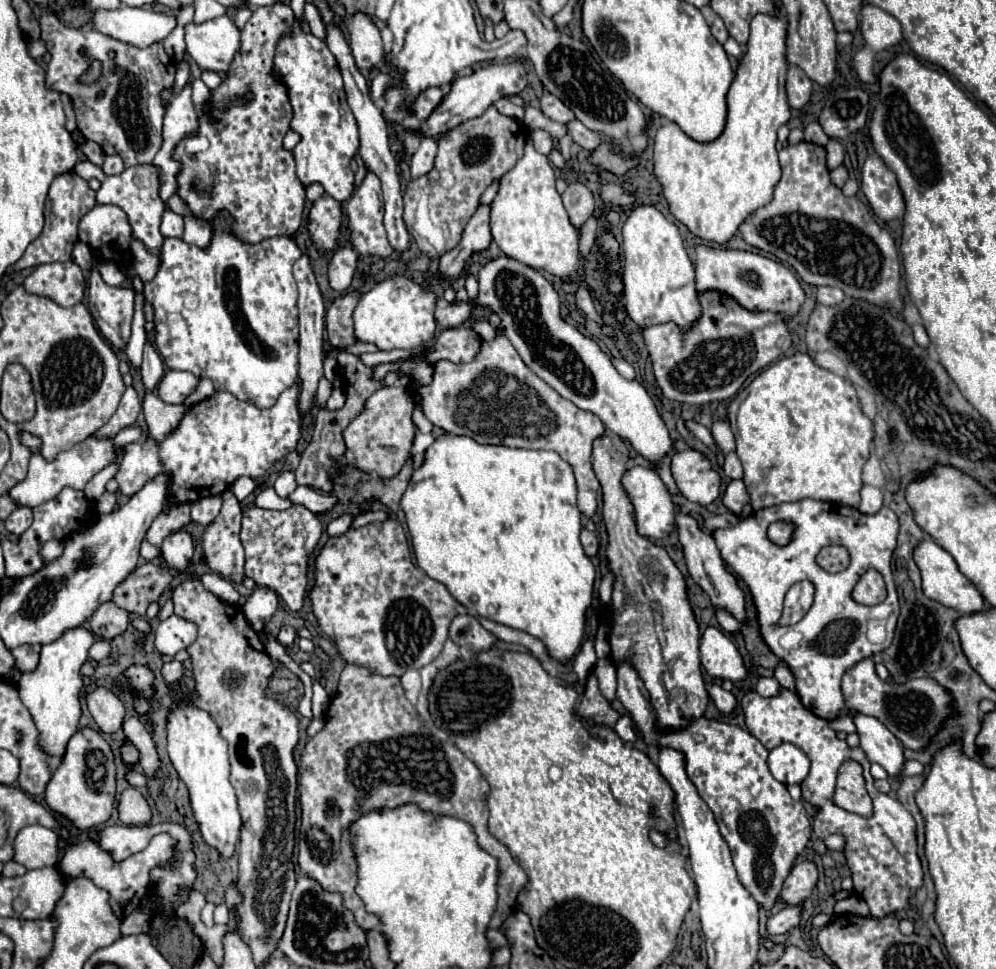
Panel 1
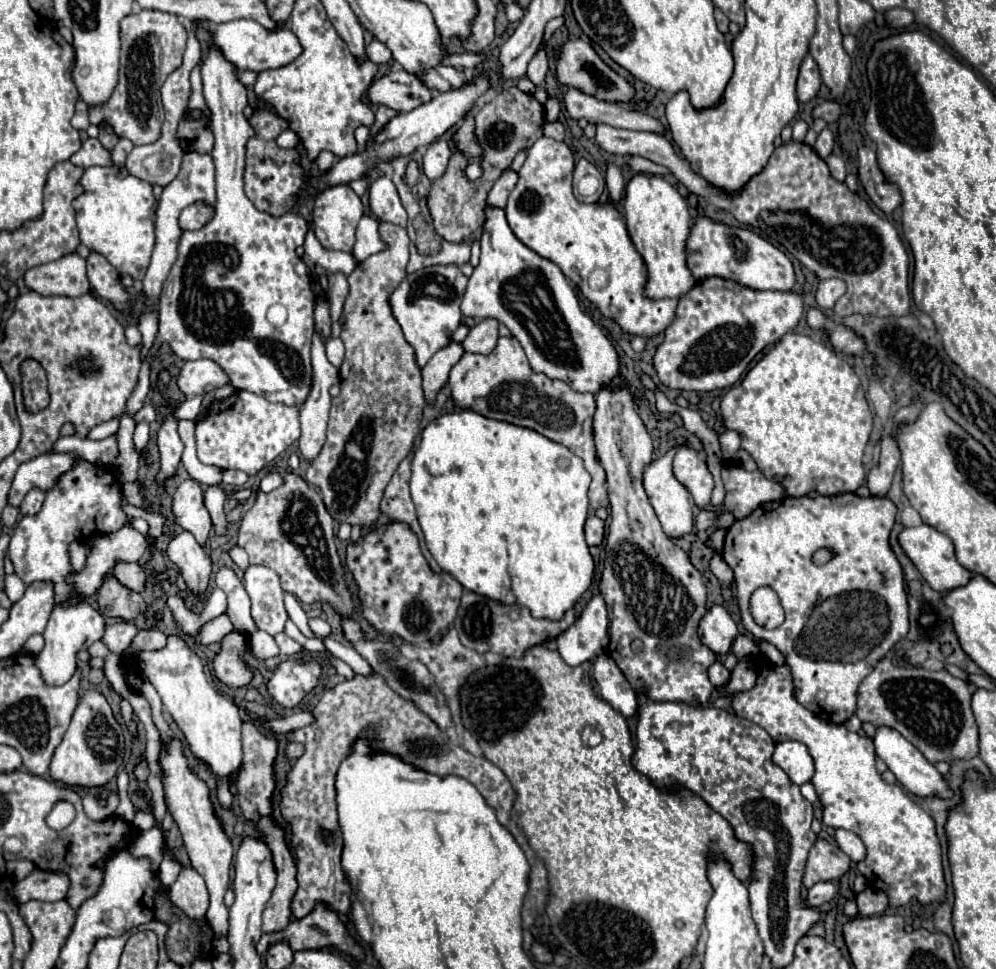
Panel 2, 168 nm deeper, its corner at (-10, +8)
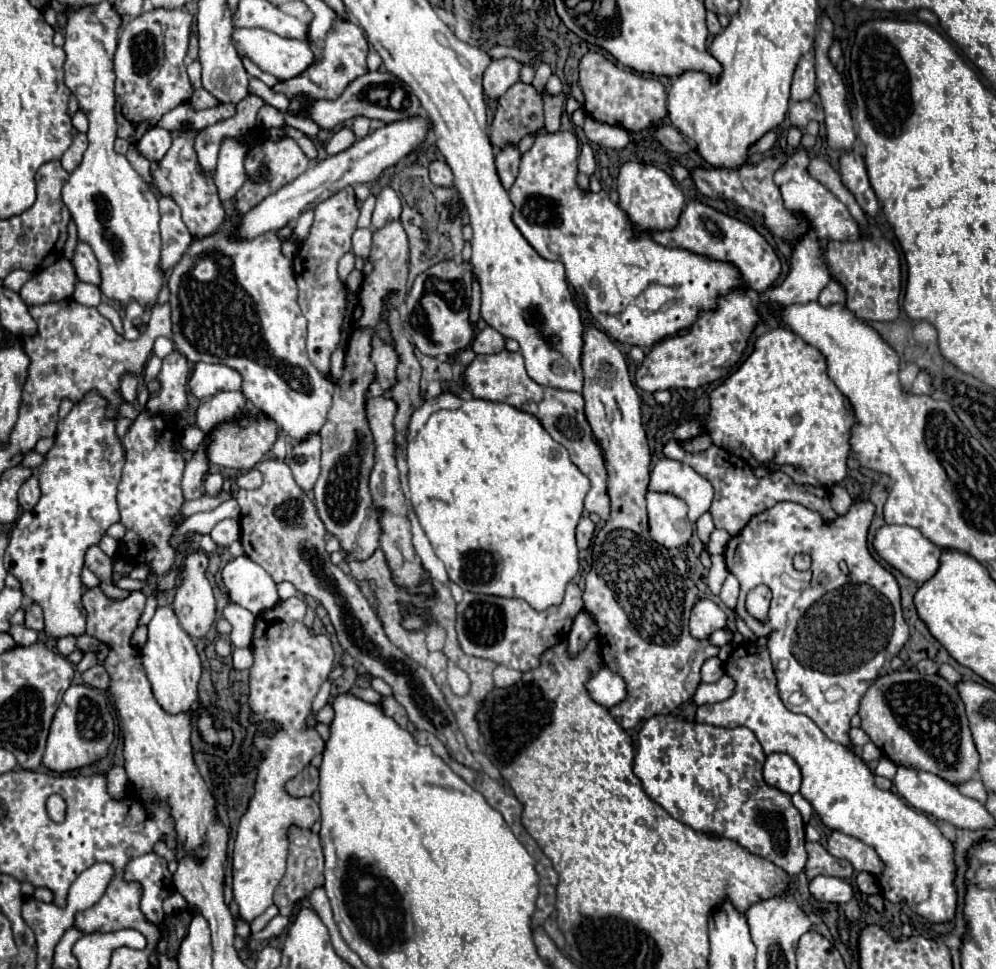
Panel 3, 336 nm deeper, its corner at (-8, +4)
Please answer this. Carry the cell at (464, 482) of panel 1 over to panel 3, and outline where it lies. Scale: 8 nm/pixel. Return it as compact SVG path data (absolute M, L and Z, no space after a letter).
M444 390L436 398L432 398L432 394L426 392L422 406L412 414L410 424L408 424L406 462L408 462L408 484L410 484L412 508L418 516L436 556L446 564L448 576L454 584L458 584L462 590L468 590L468 592L492 594L492 596L504 596L504 598L508 598L508 586L510 586L514 598L526 600L536 610L544 610L552 604L560 604L560 600L564 598L564 588L566 588L568 580L572 580L580 570L574 530L576 530L576 524L584 510L582 502L590 488L590 480L578 470L578 466L574 466L570 462L568 450L562 444L558 444L556 440L552 440L552 436L546 432L546 428L542 426L542 422L536 416L526 414L526 412L512 408L508 404L502 404L502 402L476 400L476 398L462 400L450 390Z

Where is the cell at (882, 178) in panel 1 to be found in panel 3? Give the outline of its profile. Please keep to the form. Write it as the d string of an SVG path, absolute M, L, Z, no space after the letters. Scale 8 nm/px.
M844 152L840 156L840 176L842 176L842 184L854 194L860 208L868 216L876 216L878 214L878 200L876 200L874 190L868 182L868 174L866 174L866 166L864 166L862 156L860 154L856 156L856 152Z

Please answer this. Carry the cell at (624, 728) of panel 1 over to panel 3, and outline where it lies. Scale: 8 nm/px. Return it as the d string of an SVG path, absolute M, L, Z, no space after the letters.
M602 668L590 682L588 682L588 692L590 696L606 706L612 708L616 706L620 700L624 700L626 696L626 688L624 688L624 680L620 680L620 676L616 676L614 672L610 672L608 668Z

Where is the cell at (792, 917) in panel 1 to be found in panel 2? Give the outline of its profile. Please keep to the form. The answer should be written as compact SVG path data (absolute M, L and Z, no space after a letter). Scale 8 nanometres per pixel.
M818 882L808 890L808 896L804 900L804 904L808 908L818 908L824 902L830 902L838 892L838 886L832 882Z

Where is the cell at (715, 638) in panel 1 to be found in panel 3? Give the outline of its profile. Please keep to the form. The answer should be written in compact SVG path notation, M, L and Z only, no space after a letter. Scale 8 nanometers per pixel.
M696 600L690 614L690 632L698 640L708 638L714 630L726 626L726 614L712 600Z

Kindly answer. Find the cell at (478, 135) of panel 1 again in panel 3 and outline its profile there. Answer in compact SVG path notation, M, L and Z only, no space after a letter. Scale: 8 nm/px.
M516 82L498 100L498 110L490 126L492 146L498 150L506 144L518 144L522 136L544 126L542 96L532 84Z

